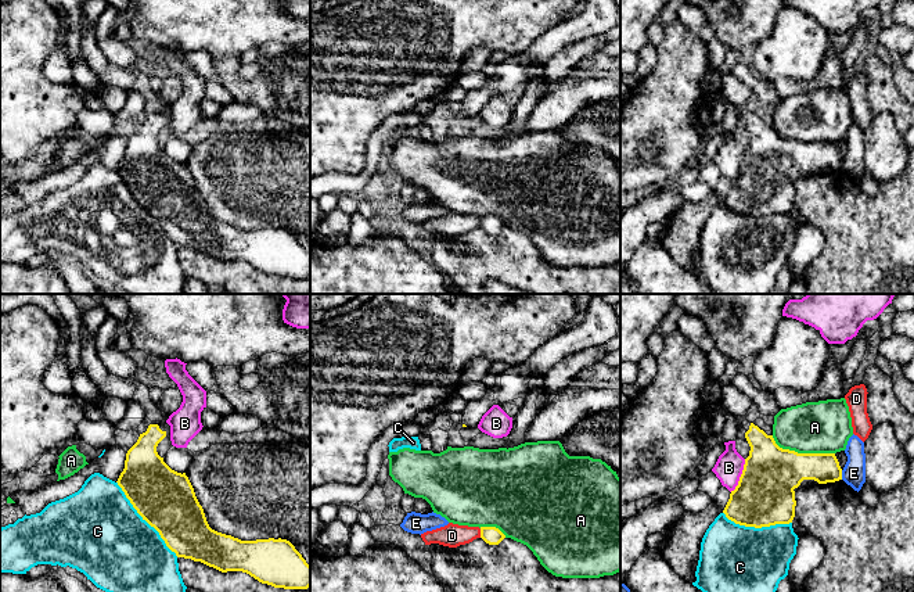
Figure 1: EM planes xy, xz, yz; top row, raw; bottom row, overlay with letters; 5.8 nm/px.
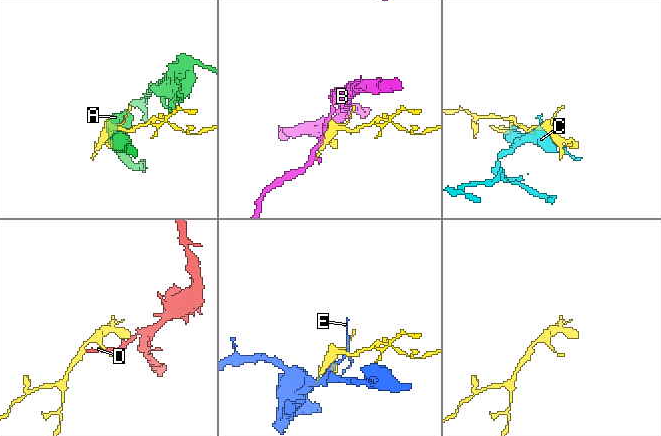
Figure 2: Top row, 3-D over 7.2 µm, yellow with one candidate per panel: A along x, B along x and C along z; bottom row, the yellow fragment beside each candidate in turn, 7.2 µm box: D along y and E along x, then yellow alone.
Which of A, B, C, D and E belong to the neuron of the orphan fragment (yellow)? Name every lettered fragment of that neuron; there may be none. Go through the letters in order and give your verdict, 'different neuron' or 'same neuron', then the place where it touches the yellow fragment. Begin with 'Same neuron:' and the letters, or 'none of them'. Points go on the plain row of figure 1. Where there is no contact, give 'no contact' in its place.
Same neuron: none of them
A: different neuron; meets yellow in yz at (802, 143)
B: different neuron; meets yellow in yz at (741, 165)
C: different neuron; meets yellow in xy at (144, 208)
D: different neuron; meets yellow in xz at (481, 222)
E: different neuron; meets yellow in yz at (841, 164)

